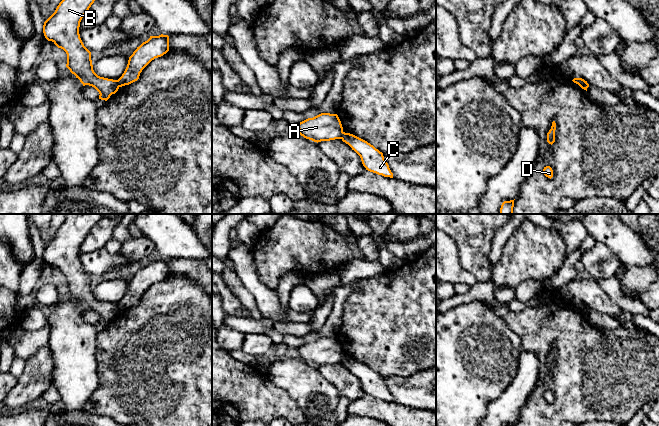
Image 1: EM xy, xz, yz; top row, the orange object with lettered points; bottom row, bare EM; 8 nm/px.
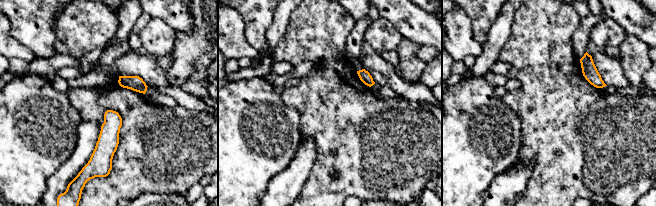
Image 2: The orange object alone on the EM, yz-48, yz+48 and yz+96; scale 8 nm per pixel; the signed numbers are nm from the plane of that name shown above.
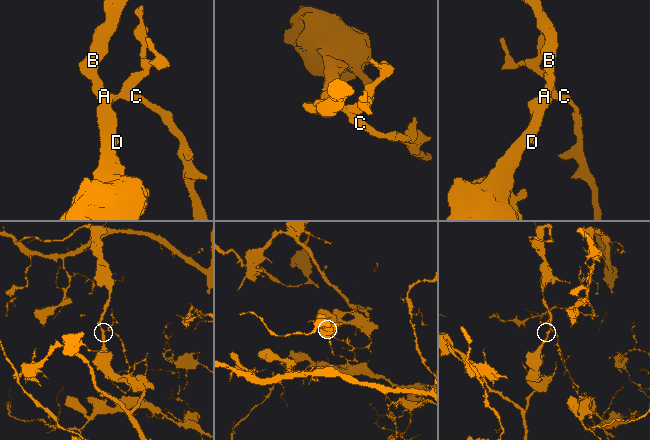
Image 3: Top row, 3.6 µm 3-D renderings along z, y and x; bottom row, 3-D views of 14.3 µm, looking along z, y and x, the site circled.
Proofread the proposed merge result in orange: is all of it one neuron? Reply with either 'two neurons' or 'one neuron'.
two neurons

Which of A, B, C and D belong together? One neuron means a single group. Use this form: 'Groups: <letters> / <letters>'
Groups: A B D / C

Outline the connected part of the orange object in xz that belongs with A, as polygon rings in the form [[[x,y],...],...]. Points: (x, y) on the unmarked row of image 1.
[[[321,337],[298,348],[299,359],[314,366],[342,363],[343,351],[337,338]]]

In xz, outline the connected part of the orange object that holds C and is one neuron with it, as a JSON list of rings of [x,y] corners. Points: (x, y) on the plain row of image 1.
[[[345,356],[343,357],[342,365],[360,380],[366,394],[384,401],[393,402],[393,397],[384,383],[383,377],[373,369],[353,358]]]

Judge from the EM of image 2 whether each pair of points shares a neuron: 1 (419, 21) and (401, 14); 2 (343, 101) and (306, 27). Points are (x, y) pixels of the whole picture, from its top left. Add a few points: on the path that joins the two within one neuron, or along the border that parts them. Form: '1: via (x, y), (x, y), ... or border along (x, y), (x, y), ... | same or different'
1: via (415, 21), (412, 21), (405, 15) | same
2: via (332, 83), (331, 69), (323, 45) | same

